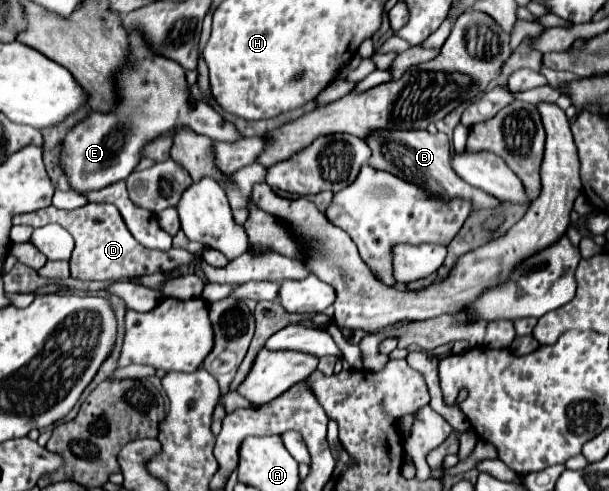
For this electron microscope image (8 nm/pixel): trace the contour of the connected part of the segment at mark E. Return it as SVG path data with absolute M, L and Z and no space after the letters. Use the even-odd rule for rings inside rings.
M128 35L128 43L128 49L134 53L132 61L124 63L124 67L120 67L120 75L116 75L120 107L110 113L88 115L86 121L76 123L62 139L58 165L74 193L86 195L88 191L98 191L116 181L128 179L128 175L142 161L144 145L178 125L184 125L214 141L232 143L240 139L236 127L224 121L206 101L192 99L184 67L164 59L162 55L152 55L152 51L144 47L144 39L140 39L140 35Z

